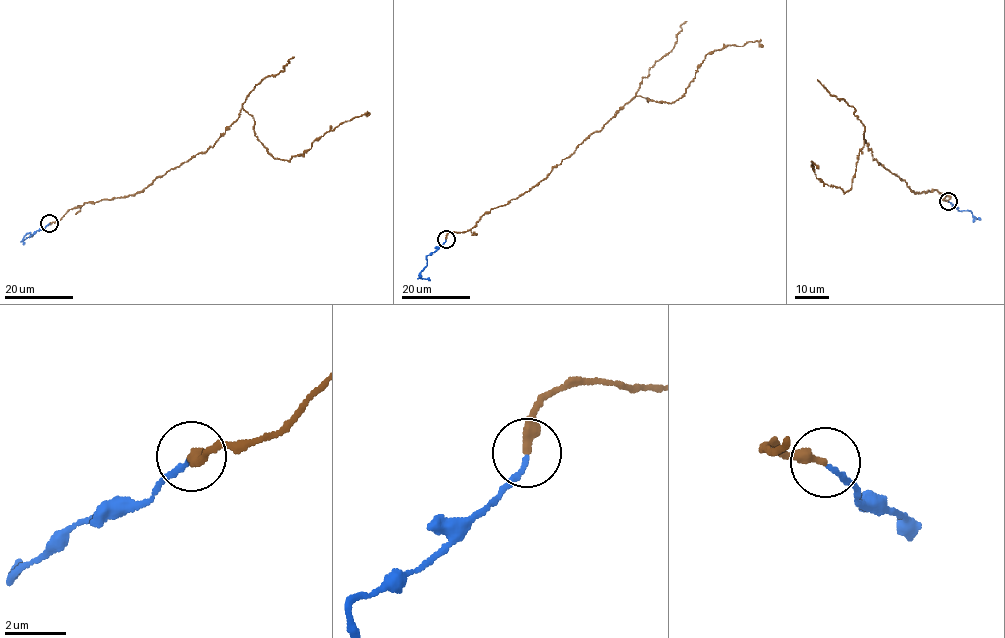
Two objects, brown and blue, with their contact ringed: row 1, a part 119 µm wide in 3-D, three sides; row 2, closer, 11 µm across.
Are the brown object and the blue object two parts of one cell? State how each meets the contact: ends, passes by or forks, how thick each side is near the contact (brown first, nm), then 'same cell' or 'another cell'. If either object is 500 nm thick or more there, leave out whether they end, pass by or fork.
brown ends; blue ends; calibres 320 and 150 nm; same cell

